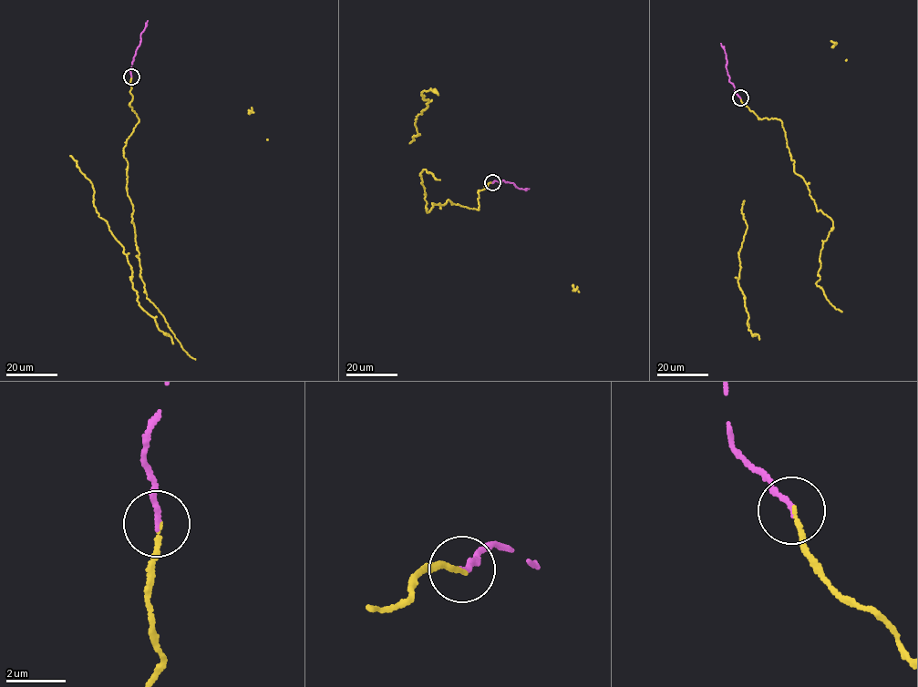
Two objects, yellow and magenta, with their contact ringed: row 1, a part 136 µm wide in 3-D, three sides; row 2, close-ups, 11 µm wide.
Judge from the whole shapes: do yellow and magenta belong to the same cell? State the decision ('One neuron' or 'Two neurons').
One neuron

